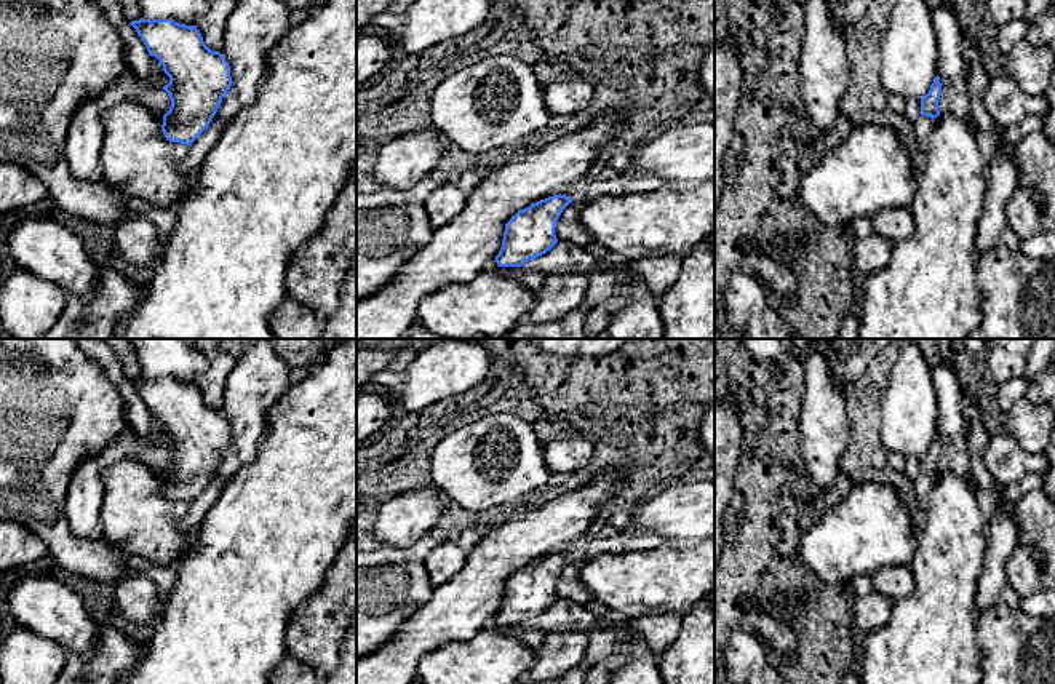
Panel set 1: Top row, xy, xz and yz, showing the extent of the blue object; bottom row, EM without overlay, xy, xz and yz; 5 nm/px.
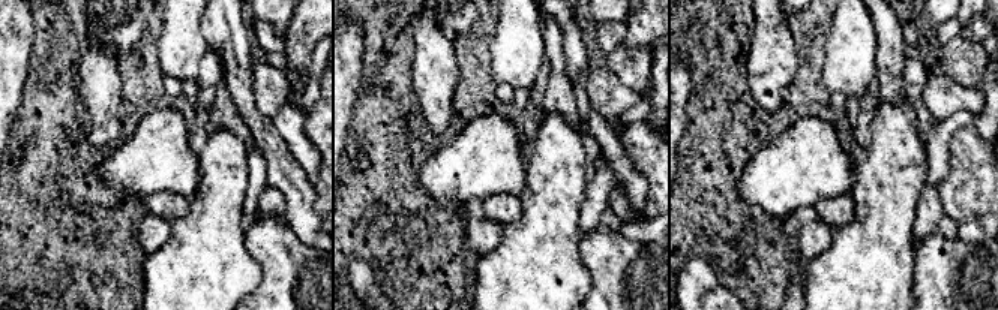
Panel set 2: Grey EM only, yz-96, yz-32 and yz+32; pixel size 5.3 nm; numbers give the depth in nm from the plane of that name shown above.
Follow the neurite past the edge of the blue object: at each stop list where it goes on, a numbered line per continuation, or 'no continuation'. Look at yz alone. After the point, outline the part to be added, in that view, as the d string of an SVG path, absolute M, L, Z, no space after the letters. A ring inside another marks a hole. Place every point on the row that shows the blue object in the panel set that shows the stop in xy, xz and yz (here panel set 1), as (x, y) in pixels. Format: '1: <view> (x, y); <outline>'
1: yz (923, 125); M919 115L914 120L914 137L916 137L916 147L919 152L927 153L929 139L934 128L935 128L935 118Z

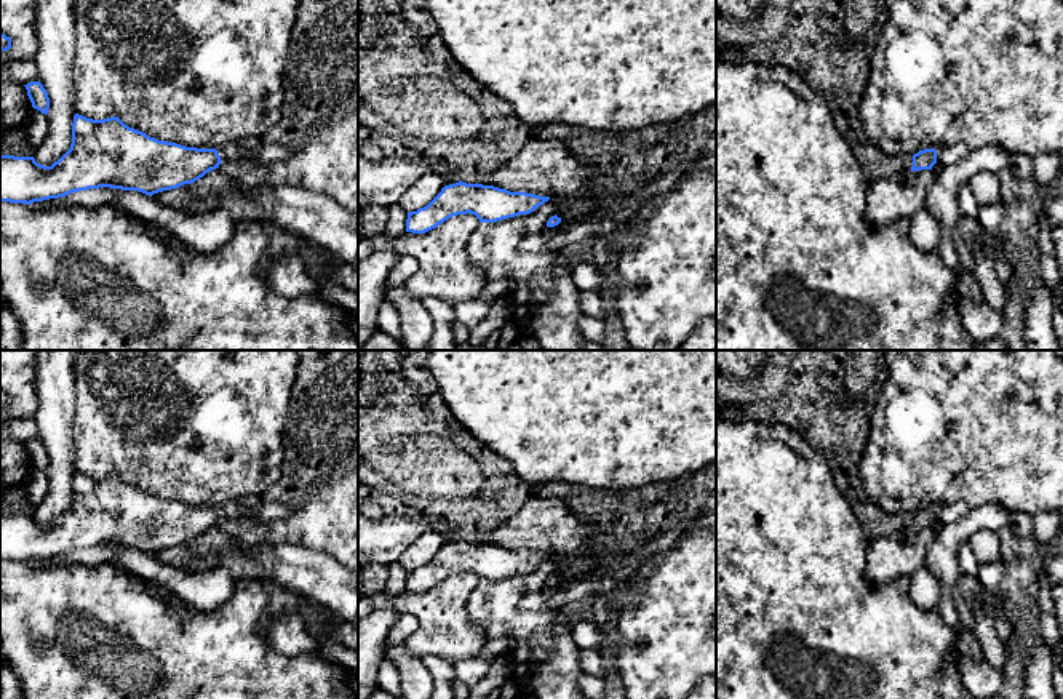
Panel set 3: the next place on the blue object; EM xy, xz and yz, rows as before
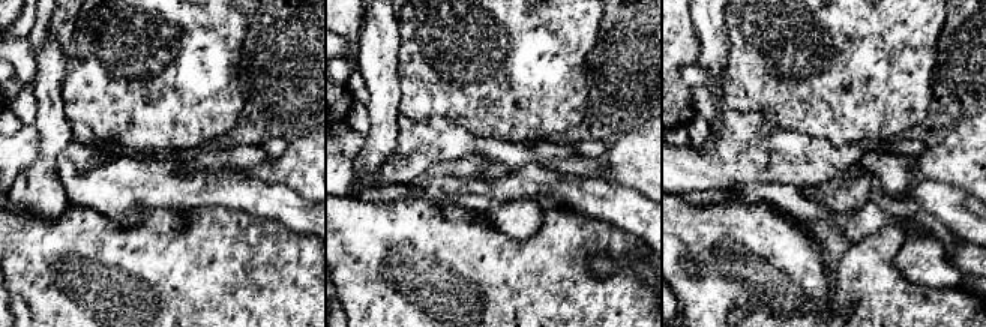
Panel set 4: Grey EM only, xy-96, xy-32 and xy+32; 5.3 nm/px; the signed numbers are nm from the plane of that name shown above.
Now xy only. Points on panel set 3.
1: xy (235, 152); M248 144L224 146L217 154L222 162L256 160Z

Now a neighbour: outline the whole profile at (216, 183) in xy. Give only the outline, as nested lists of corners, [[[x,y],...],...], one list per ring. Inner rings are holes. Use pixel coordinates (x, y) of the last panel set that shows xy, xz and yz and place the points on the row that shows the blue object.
[[[216,168],[192,184],[184,184],[171,190],[163,190],[153,194],[152,197],[165,205],[185,208],[190,203],[201,202],[209,197],[216,197],[221,203],[227,190],[238,192],[233,181],[222,170]]]

